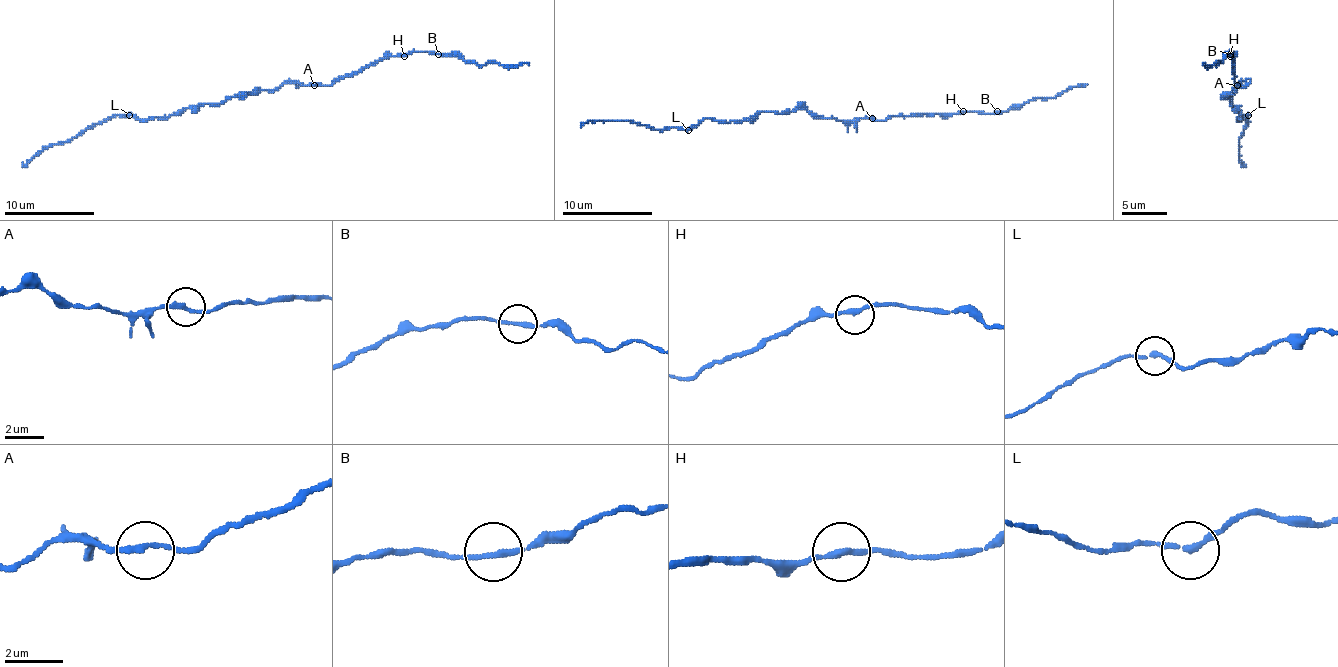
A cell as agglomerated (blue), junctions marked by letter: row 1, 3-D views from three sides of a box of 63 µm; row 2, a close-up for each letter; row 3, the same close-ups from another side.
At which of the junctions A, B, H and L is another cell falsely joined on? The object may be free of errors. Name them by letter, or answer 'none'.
none

